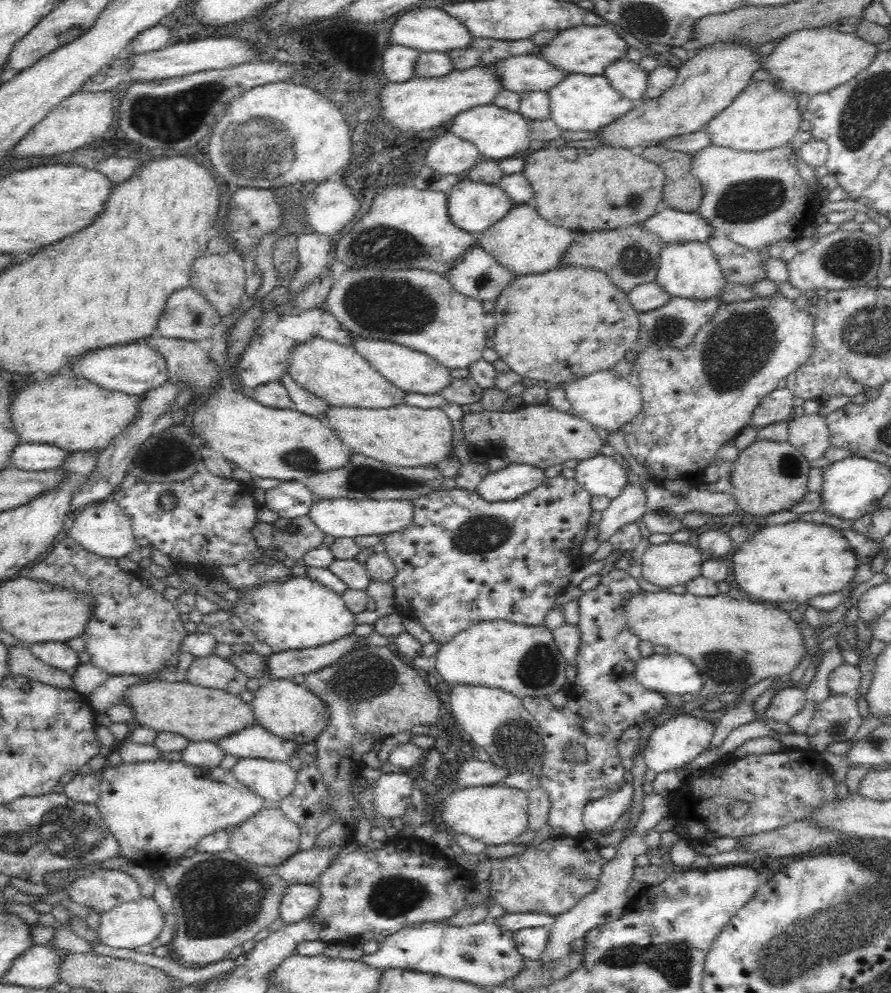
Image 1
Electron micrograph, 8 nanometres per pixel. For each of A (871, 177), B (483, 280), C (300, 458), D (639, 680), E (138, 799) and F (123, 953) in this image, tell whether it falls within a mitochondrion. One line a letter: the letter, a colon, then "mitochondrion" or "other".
A: other
B: mitochondrion
C: mitochondrion
D: other
E: other
F: other

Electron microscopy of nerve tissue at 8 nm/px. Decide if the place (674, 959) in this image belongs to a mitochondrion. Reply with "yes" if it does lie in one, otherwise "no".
yes

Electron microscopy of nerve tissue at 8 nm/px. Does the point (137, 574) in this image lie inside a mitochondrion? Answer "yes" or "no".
no

